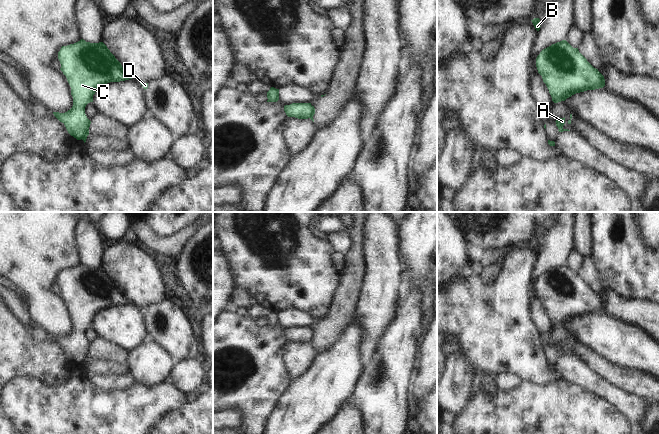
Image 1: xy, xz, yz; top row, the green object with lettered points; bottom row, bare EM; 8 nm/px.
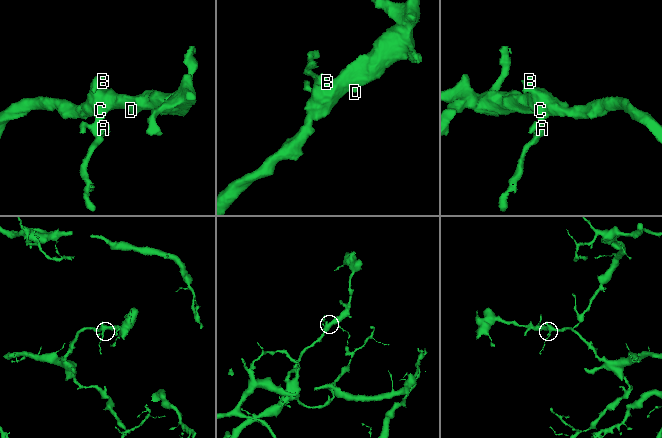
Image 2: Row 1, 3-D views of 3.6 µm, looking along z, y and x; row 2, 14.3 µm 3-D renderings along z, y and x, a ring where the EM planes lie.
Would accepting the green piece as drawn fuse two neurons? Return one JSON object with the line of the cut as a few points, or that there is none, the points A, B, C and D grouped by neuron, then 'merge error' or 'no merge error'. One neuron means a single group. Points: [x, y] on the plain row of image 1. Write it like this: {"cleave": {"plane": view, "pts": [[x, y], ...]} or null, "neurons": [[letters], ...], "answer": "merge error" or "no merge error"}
{"cleave": {"plane": "xy", "pts": [[89, 344], [86, 350], [86, 357], [82, 363]]}, "neurons": [["A"], ["B", "C", "D"]], "answer": "merge error"}

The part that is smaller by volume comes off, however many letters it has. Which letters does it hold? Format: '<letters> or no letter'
A.

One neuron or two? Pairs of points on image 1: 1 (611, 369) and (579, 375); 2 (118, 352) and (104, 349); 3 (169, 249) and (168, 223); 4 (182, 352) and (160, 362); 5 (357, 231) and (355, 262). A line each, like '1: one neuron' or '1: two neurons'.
1: two neurons
2: one neuron
3: two neurons
4: two neurons
5: one neuron

